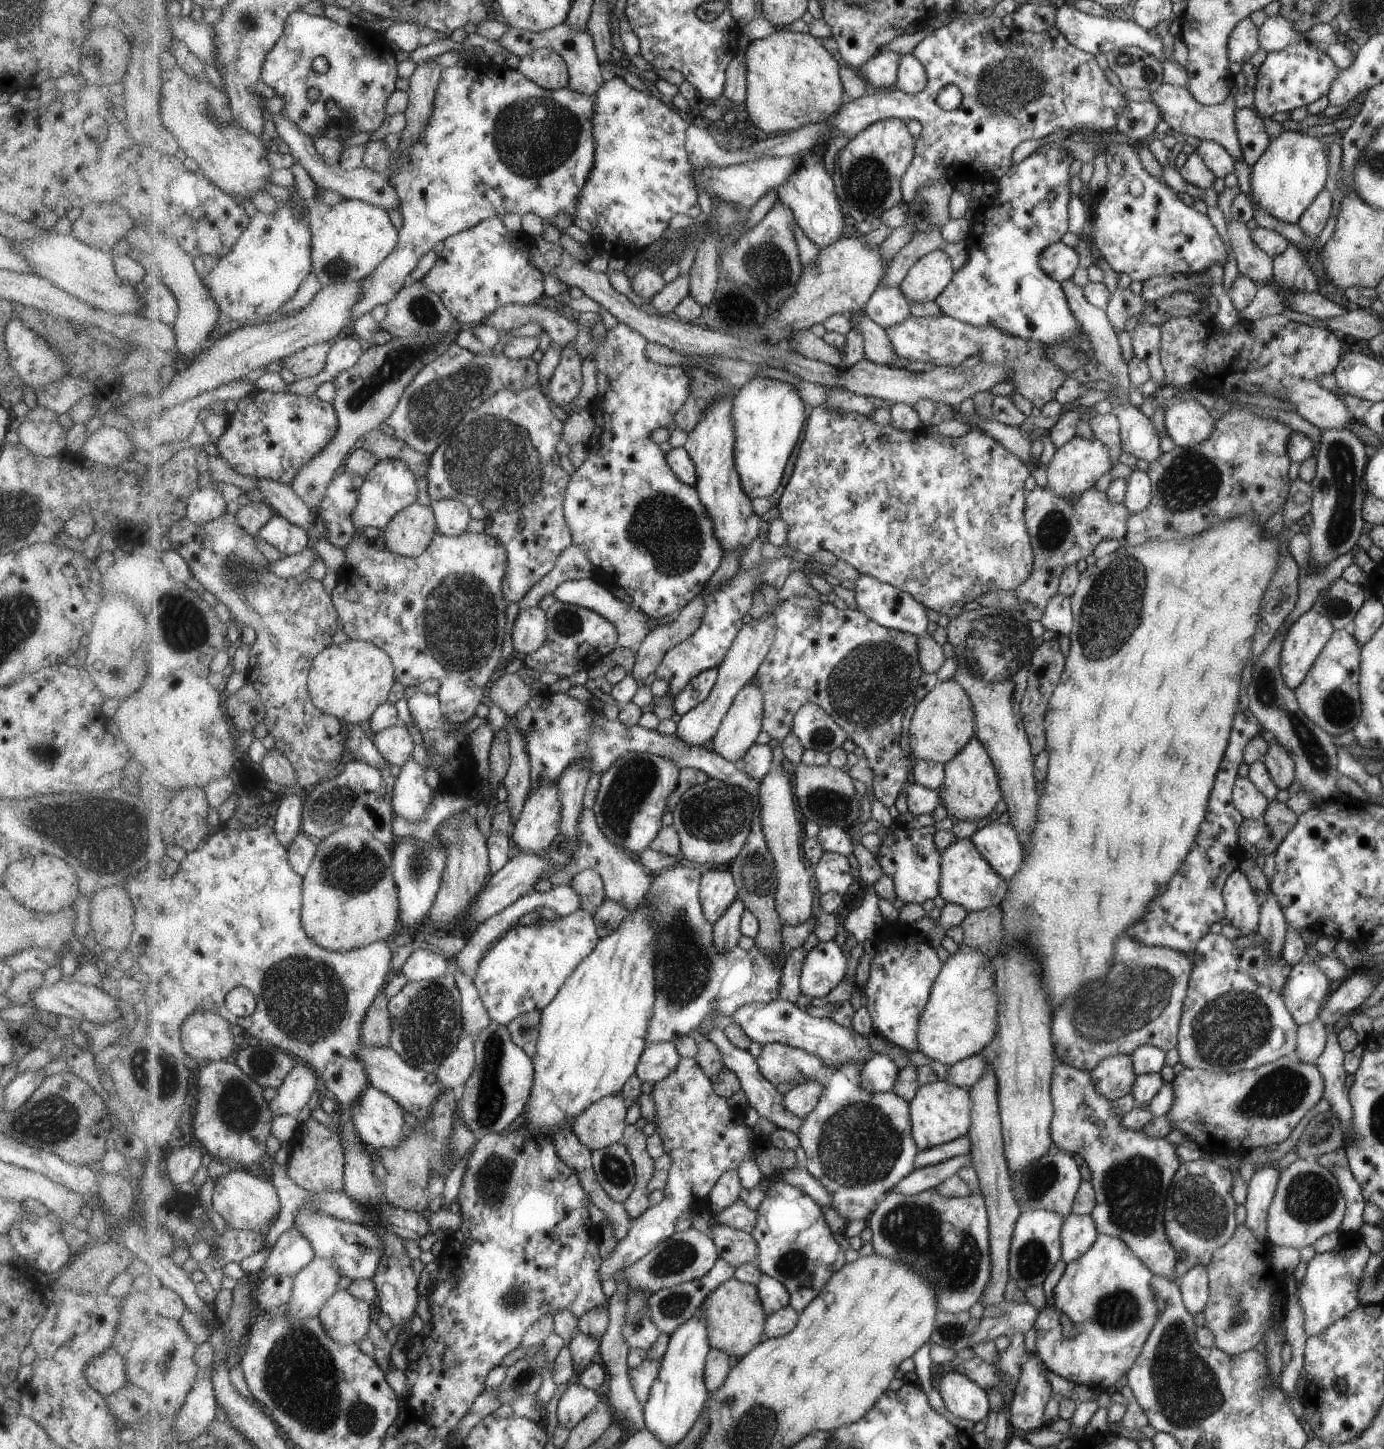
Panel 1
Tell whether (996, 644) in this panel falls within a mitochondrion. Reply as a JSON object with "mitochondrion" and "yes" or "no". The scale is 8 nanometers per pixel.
{"mitochondrion":"yes"}

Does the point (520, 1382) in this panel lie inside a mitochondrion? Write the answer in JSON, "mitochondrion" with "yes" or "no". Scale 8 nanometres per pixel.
{"mitochondrion":"yes"}

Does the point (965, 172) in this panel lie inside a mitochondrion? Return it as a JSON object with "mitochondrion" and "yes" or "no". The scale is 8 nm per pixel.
{"mitochondrion":"no"}

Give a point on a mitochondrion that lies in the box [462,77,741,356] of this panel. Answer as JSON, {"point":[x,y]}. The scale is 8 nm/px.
{"point":[532,136]}

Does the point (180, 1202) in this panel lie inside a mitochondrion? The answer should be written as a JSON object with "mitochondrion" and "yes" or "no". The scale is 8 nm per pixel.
{"mitochondrion":"no"}

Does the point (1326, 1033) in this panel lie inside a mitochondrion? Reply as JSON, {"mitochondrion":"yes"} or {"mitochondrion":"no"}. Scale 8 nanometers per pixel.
{"mitochondrion":"no"}

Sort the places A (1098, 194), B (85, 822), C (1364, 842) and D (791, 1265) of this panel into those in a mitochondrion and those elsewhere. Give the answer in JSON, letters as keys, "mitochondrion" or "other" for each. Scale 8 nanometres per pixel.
{"A":"other","B":"mitochondrion","C":"other","D":"mitochondrion"}

